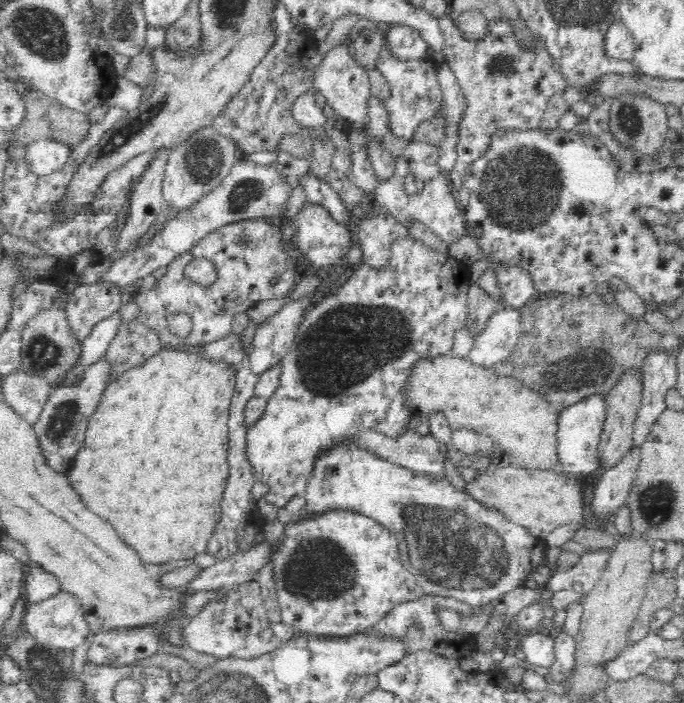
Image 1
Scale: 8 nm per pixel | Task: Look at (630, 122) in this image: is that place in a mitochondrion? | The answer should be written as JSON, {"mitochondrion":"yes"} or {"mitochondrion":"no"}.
{"mitochondrion":"yes"}

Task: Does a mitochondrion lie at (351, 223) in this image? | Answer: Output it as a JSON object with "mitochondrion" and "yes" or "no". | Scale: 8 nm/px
{"mitochondrion":"no"}

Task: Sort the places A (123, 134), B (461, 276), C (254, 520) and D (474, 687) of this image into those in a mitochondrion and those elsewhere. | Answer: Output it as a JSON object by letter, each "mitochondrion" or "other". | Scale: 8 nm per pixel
{"A":"mitochondrion","B":"other","C":"other","D":"other"}

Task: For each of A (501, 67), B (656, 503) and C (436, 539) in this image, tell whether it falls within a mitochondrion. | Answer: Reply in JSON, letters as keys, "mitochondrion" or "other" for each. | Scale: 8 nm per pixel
{"A":"mitochondrion","B":"mitochondrion","C":"mitochondrion"}

